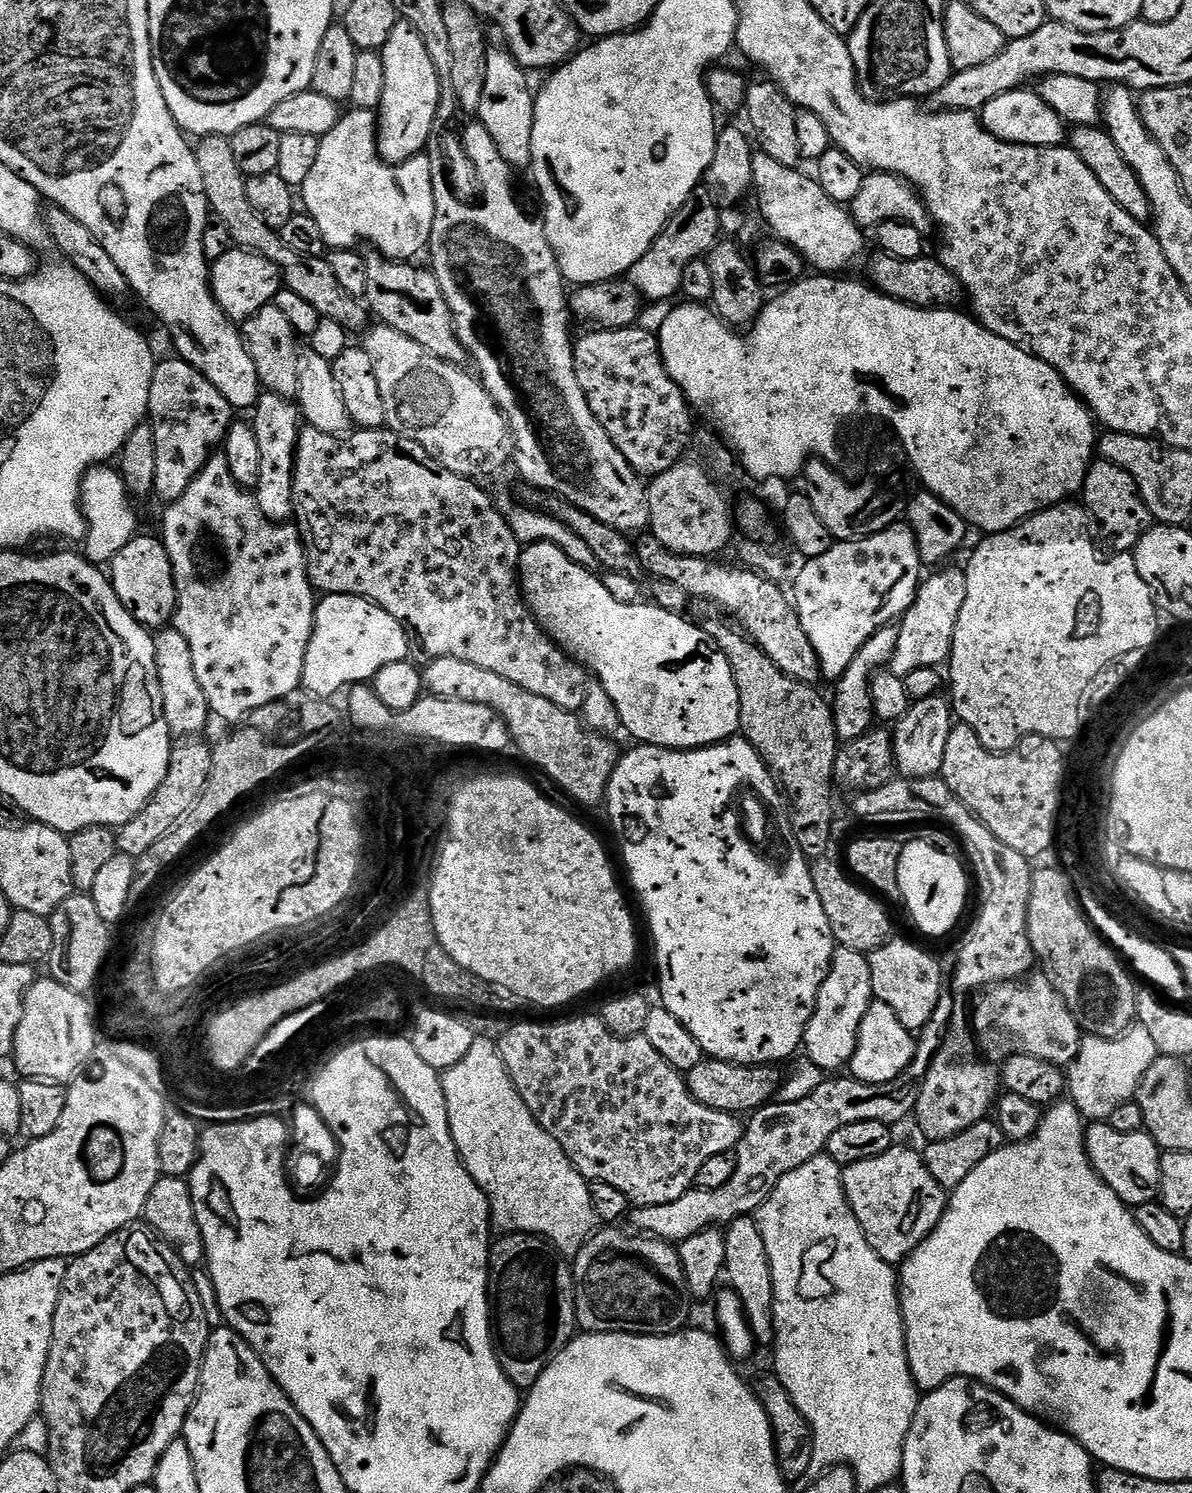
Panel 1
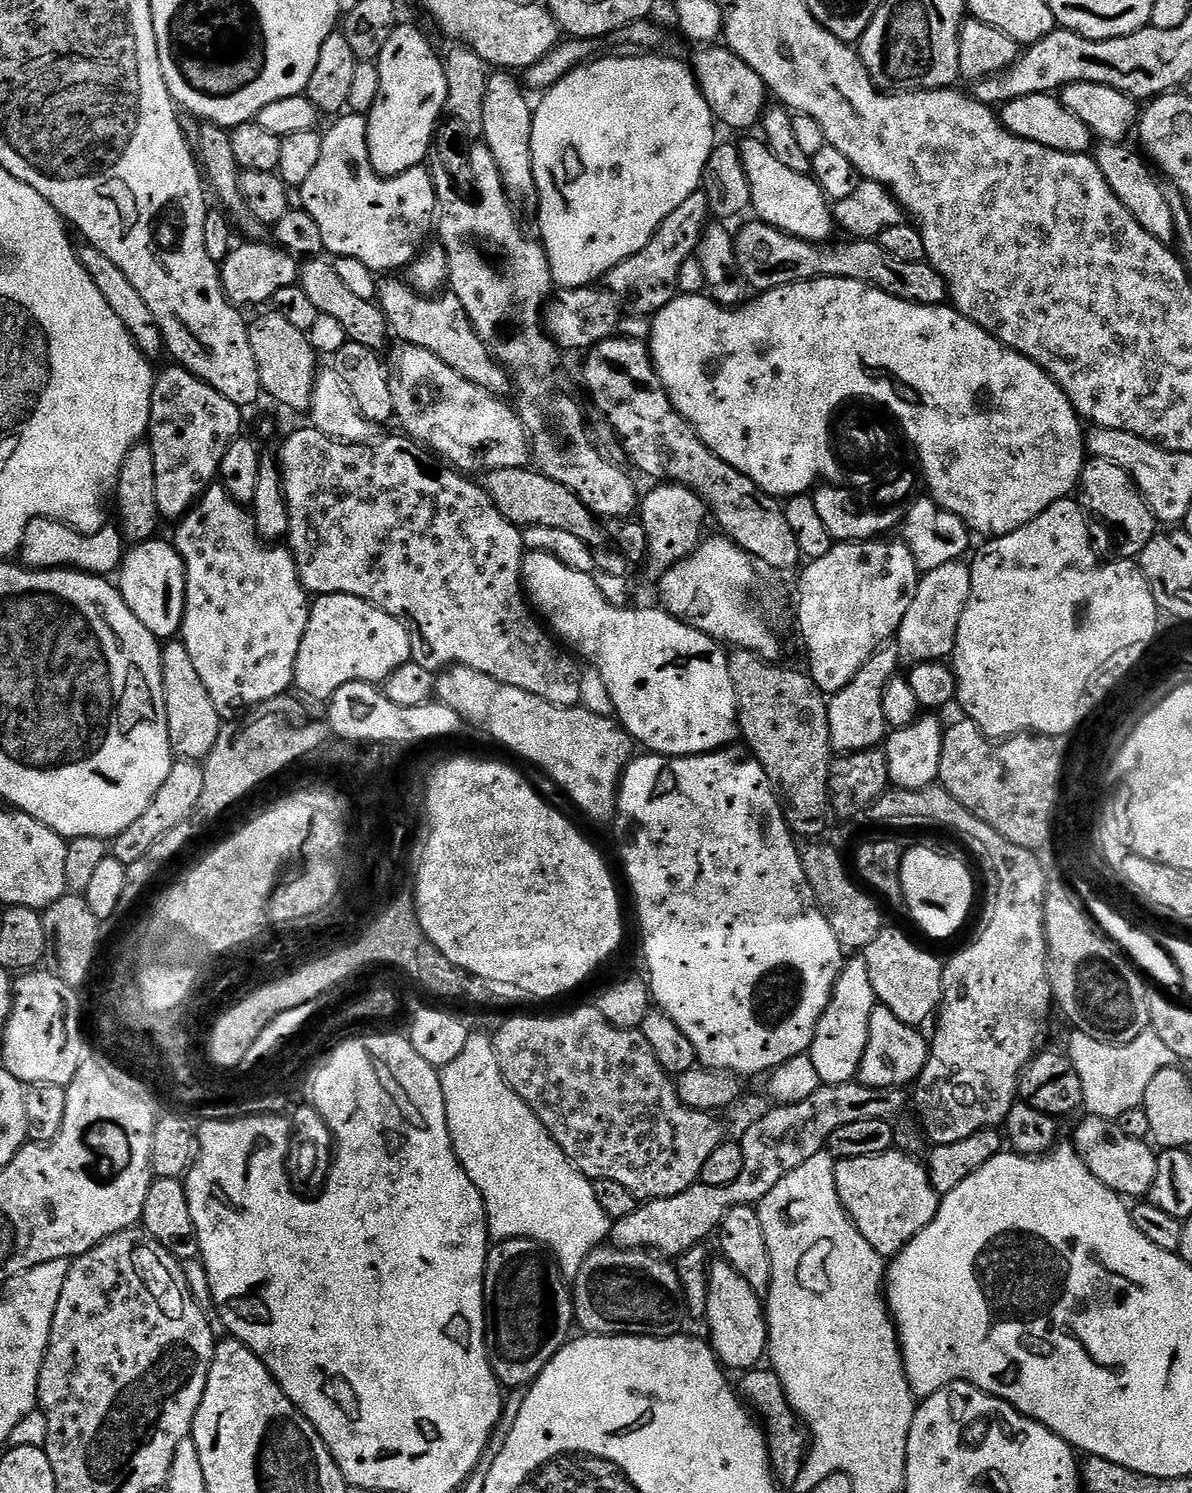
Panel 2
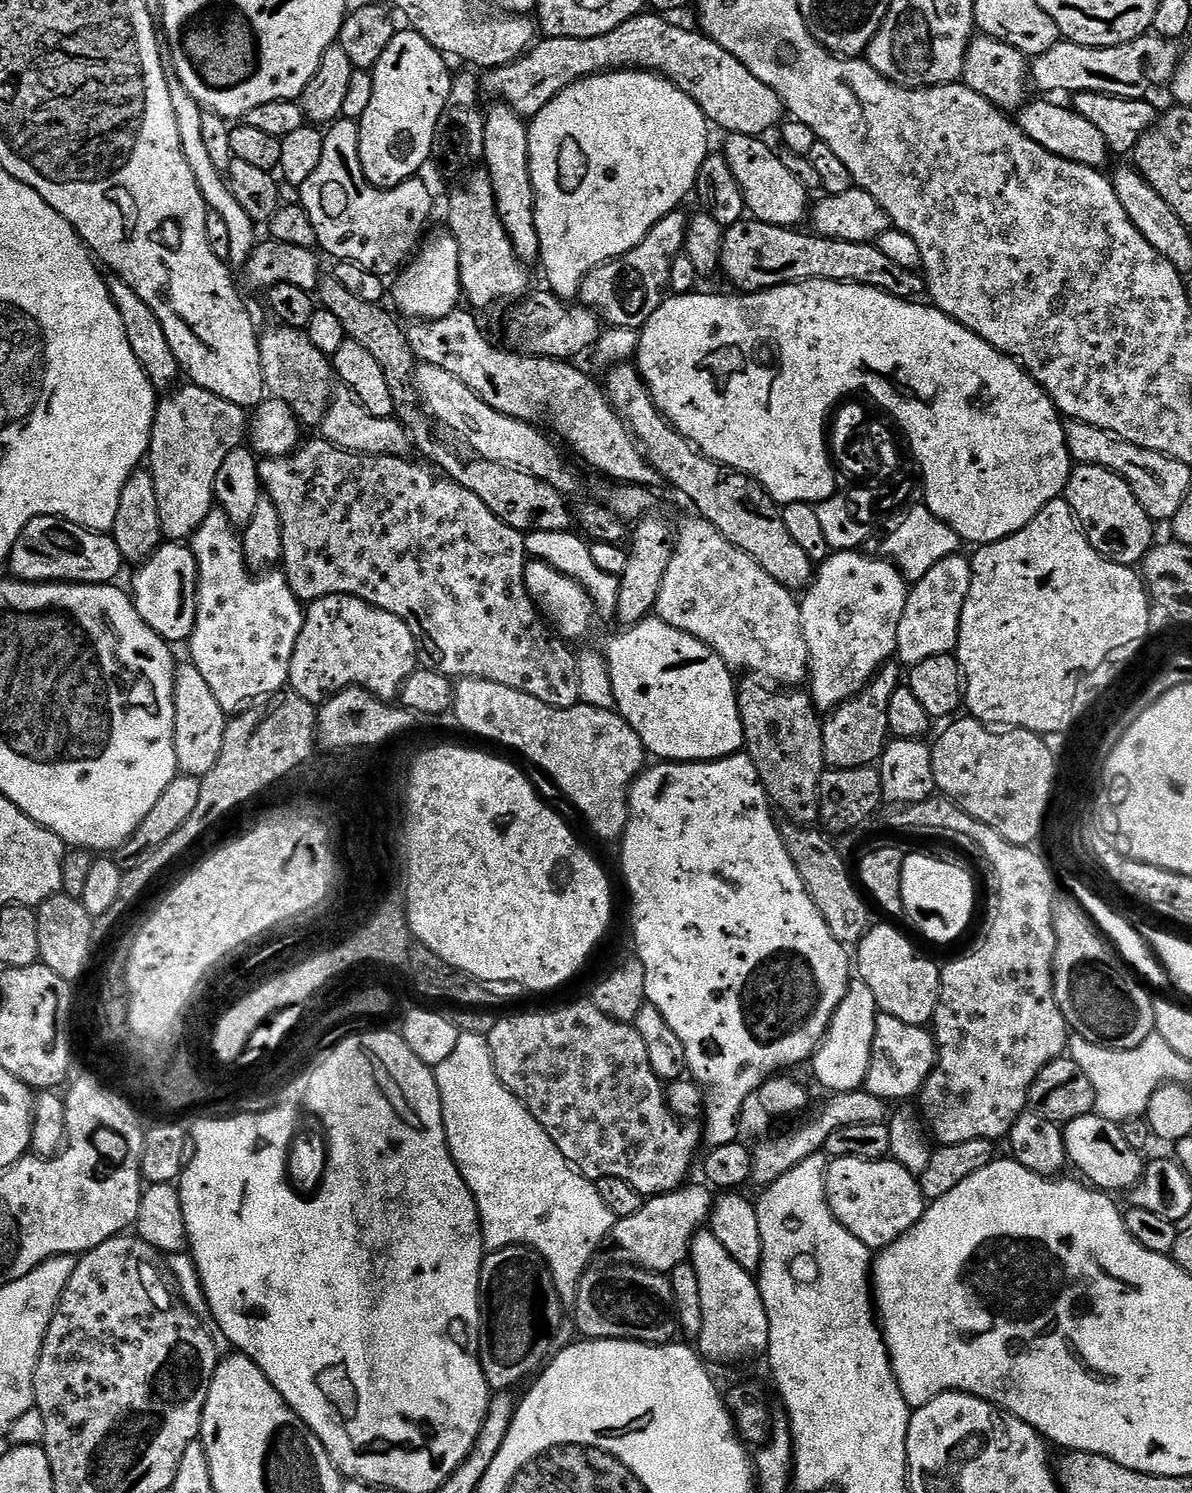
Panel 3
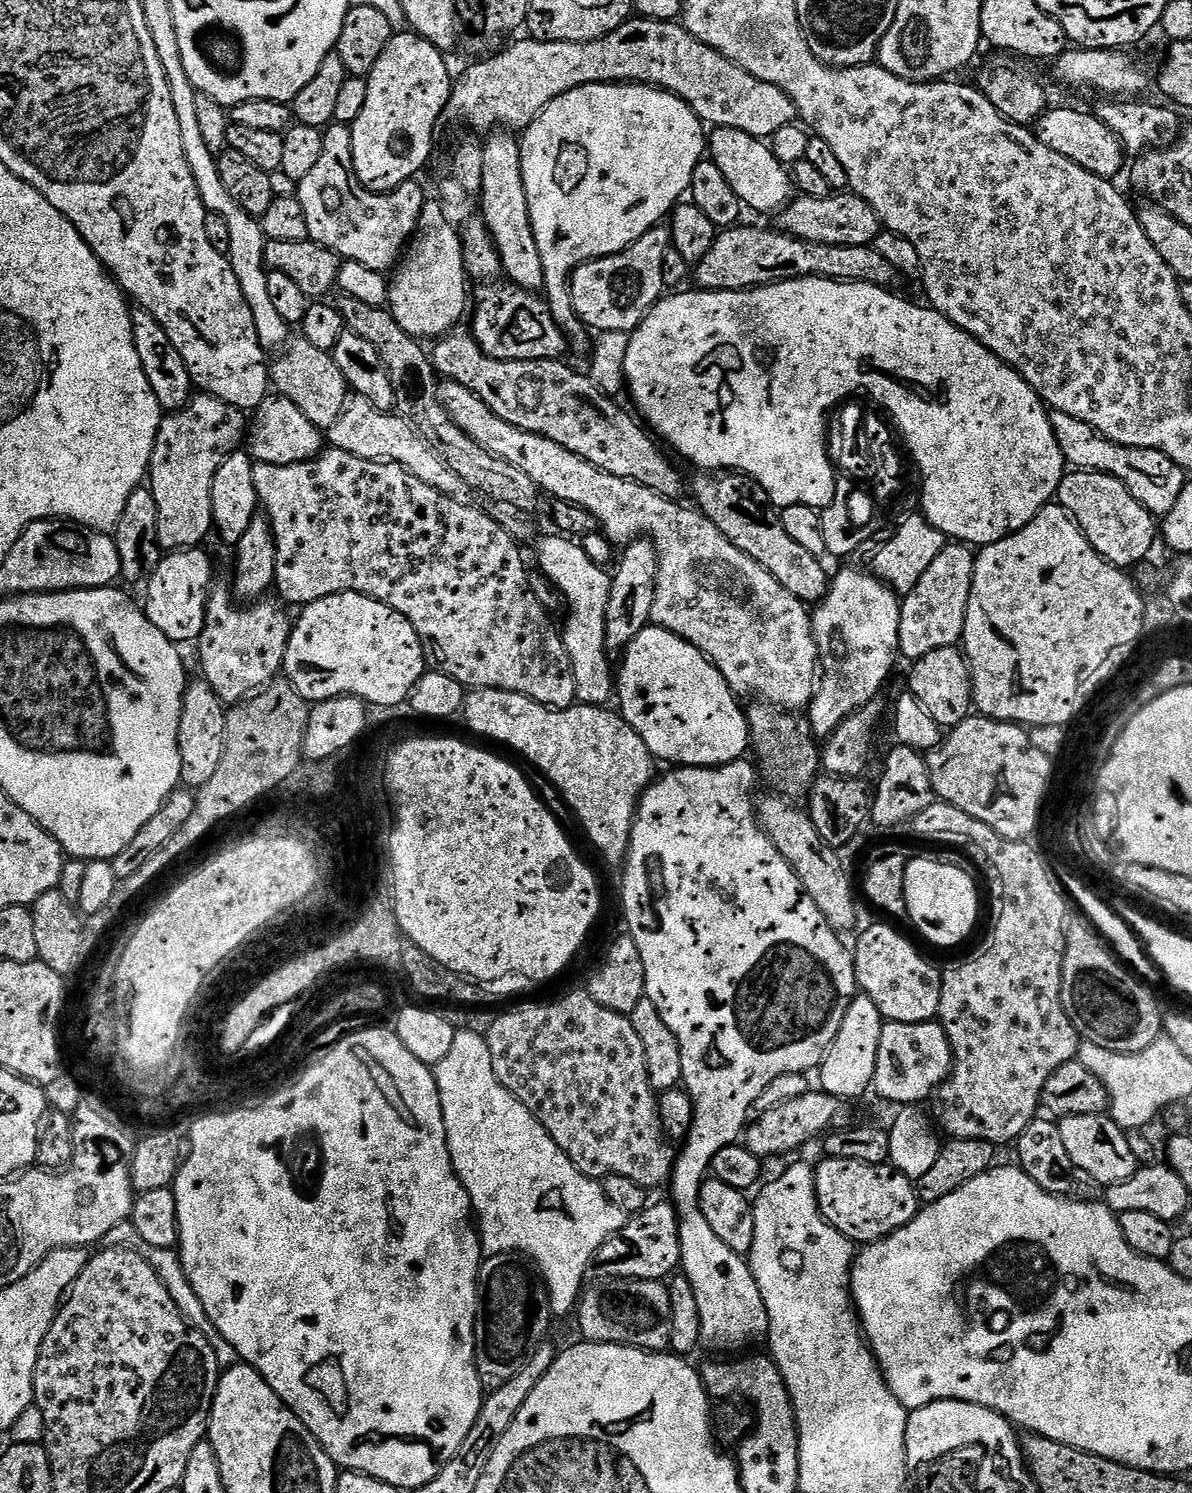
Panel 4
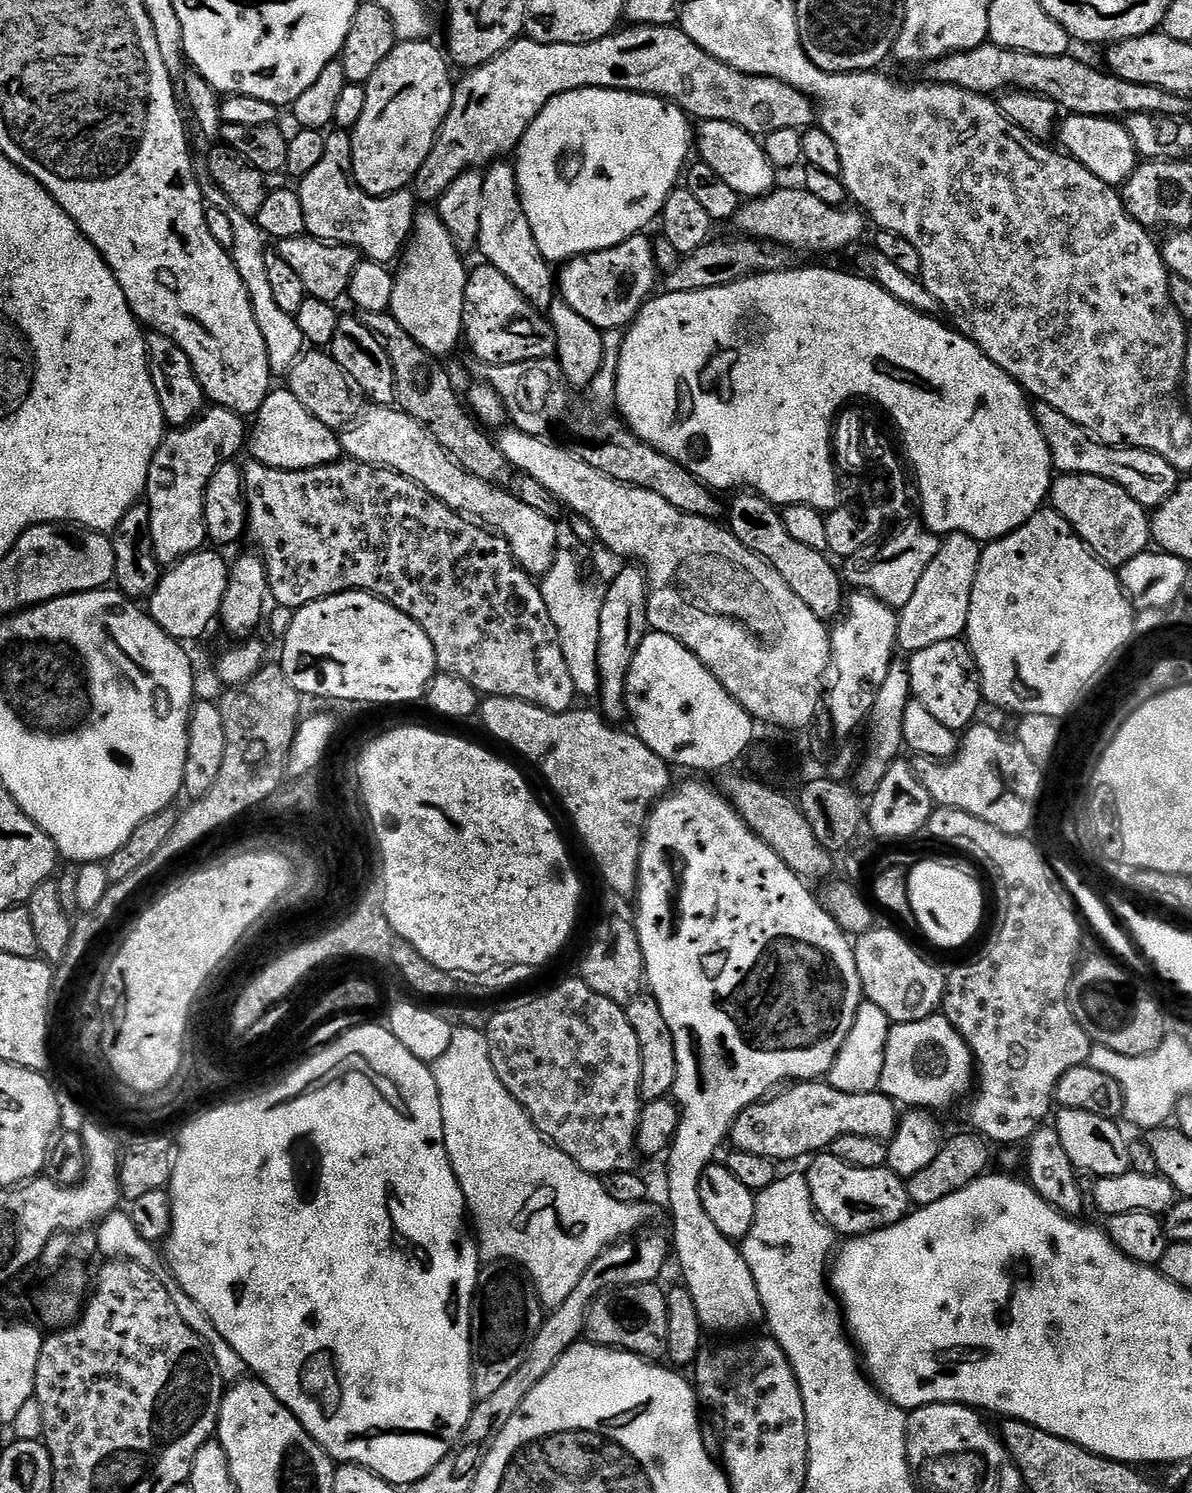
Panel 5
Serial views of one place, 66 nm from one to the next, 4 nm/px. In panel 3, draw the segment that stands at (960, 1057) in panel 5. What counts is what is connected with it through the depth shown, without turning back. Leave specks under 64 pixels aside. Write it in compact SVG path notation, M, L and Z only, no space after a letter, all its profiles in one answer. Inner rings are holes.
M883 1014L877 1015L876 1018L876 1029L874 1030L874 1042L872 1043L872 1049L870 1050L870 1064L869 1070L866 1074L866 1082L864 1083L864 1088L870 1094L874 1094L880 1100L885 1102L893 1102L892 1100L898 1100L896 1102L904 1102L909 1098L907 1096L915 1097L920 1091L920 1087L926 1082L926 1078L936 1069L936 1038L935 1035L927 1027L921 1026L919 1024L907 1024L906 1022L898 1022L898 1018L893 1016L885 1016Z

